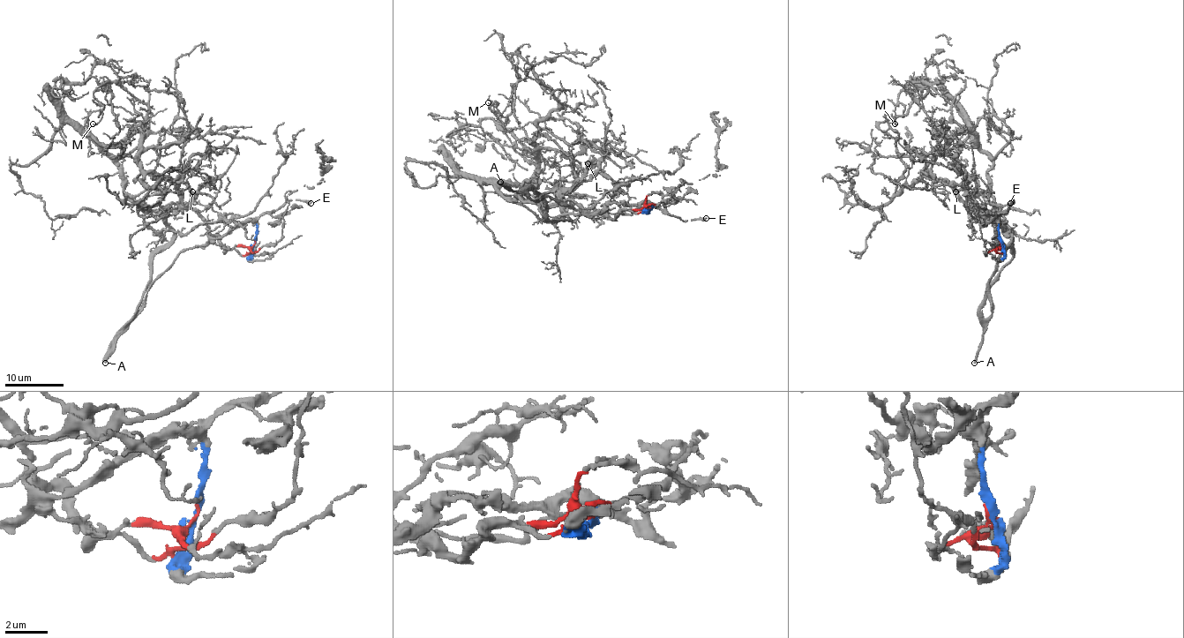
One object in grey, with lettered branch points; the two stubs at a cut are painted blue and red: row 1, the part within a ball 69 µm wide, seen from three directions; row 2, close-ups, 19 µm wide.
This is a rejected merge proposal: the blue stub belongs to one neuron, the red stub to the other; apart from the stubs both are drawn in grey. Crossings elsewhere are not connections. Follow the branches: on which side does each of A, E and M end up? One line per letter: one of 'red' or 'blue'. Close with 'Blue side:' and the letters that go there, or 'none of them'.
A: blue
E: blue
M: red
Blue side: A, E

